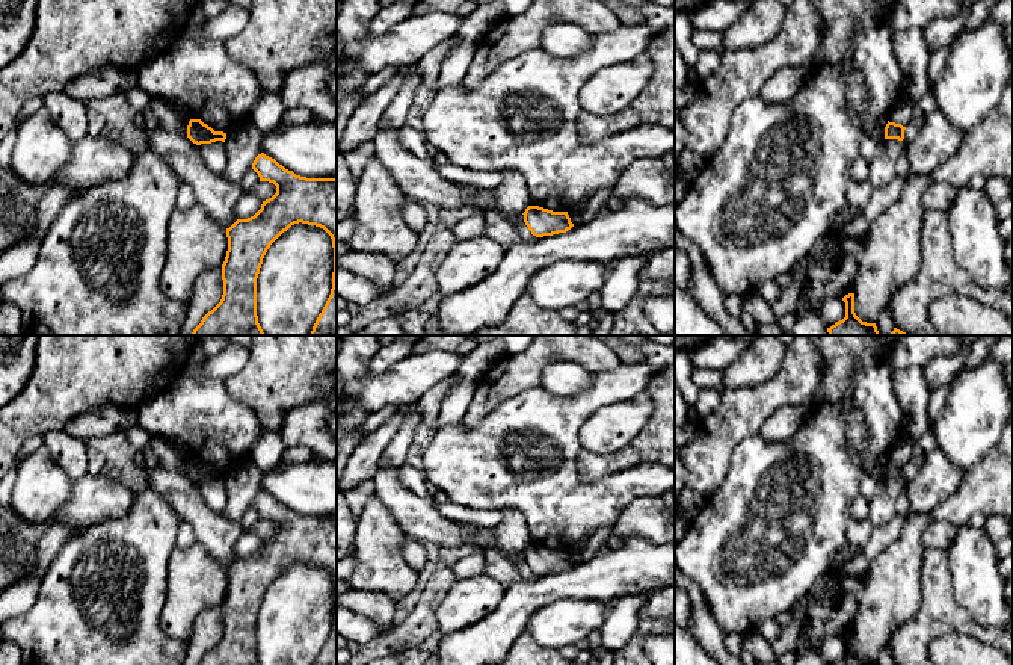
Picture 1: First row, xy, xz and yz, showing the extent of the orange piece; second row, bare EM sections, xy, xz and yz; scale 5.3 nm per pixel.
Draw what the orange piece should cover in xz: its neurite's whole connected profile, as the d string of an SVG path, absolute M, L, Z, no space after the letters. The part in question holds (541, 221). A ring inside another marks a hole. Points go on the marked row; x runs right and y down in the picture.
M539 206L525 209L524 222L536 237L566 233L574 227L568 212L553 212Z

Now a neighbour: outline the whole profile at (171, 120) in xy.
M152 97L149 109L159 119L162 130L187 135L187 119L168 98Z

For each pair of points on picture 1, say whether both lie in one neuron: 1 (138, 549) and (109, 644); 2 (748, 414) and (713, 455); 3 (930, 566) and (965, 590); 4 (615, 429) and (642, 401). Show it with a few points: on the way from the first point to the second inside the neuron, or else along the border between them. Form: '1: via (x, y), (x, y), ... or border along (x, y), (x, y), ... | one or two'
1: via (115, 573), (109, 584), (109, 620) | one
2: via (737, 425), (717, 445) | one
3: border along (945, 550), (953, 597), (969, 614) | two
4: via (622, 422), (636, 408) | one

